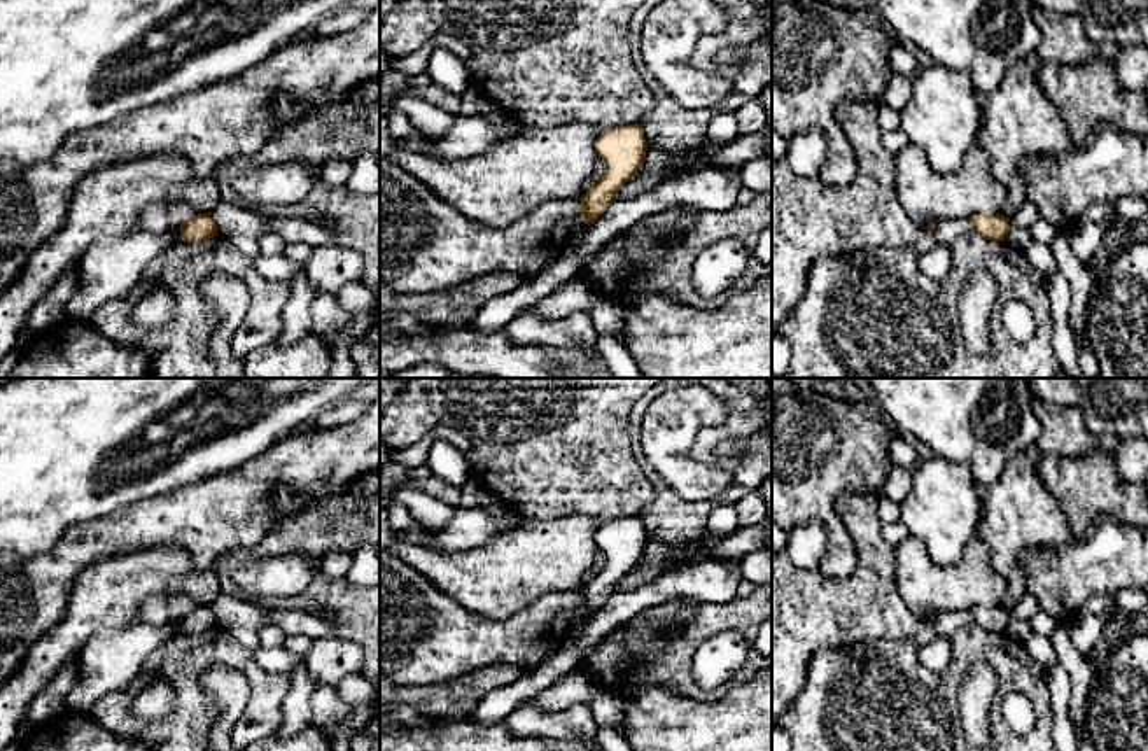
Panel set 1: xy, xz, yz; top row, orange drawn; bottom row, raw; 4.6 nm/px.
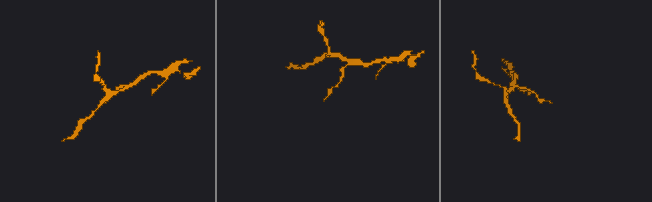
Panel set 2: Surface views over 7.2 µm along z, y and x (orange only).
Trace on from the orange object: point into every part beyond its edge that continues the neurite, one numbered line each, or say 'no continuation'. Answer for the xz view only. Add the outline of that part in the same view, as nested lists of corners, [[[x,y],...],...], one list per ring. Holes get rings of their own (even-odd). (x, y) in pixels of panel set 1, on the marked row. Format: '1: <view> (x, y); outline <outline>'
no continuation

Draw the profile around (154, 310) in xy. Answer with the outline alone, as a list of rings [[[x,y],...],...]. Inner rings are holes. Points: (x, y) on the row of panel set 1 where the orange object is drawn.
[[[152,287],[133,308],[131,320],[147,331],[164,329],[173,320],[177,299],[170,289]]]

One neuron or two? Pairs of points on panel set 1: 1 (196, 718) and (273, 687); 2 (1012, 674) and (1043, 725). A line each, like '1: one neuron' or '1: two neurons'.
1: one neuron
2: one neuron

